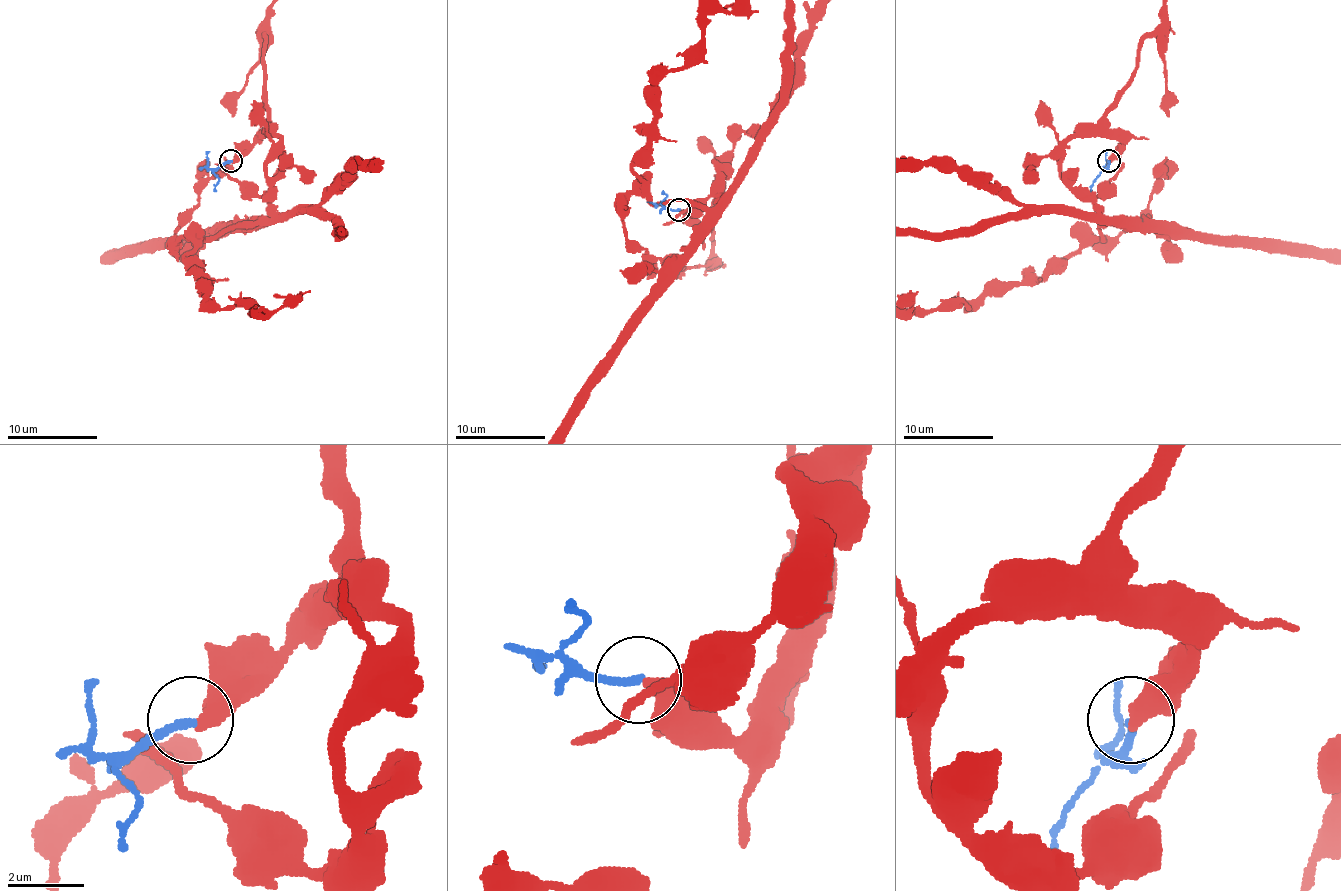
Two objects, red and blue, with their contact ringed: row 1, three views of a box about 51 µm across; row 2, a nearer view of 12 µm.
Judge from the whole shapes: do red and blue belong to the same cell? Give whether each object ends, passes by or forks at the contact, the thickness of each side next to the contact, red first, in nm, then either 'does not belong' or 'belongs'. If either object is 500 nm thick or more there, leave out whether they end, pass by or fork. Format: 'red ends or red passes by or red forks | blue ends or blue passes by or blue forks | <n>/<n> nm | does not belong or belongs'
red passes by | blue ends | 340/200 nm | does not belong

